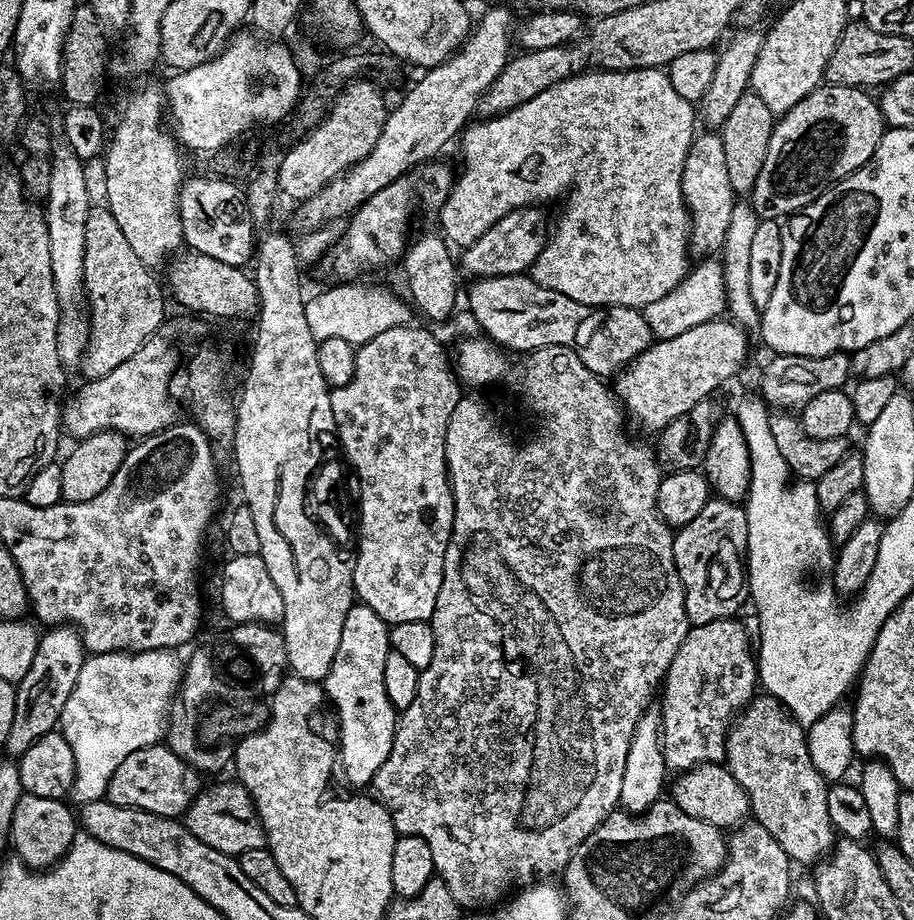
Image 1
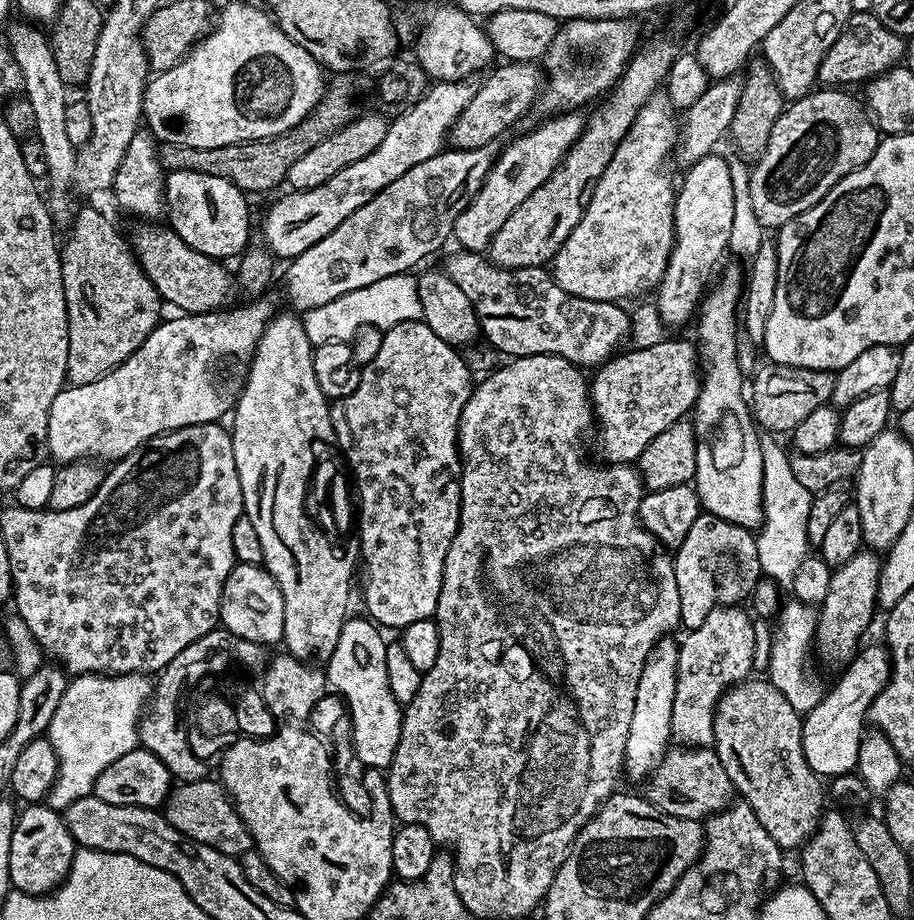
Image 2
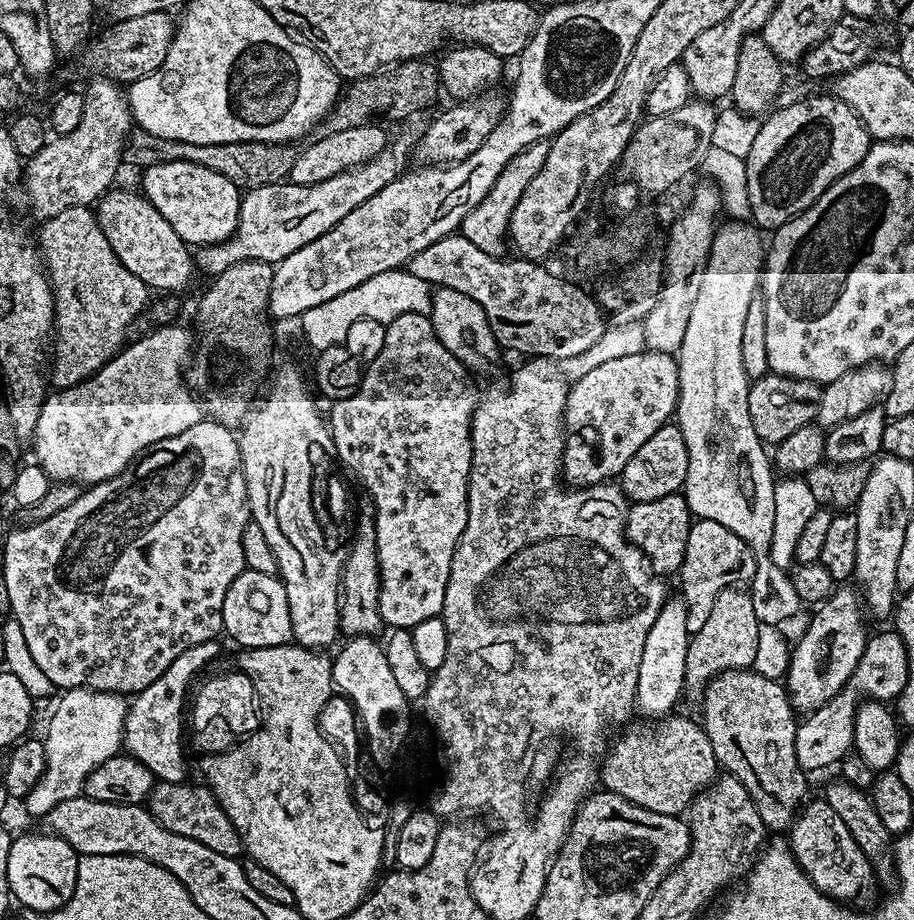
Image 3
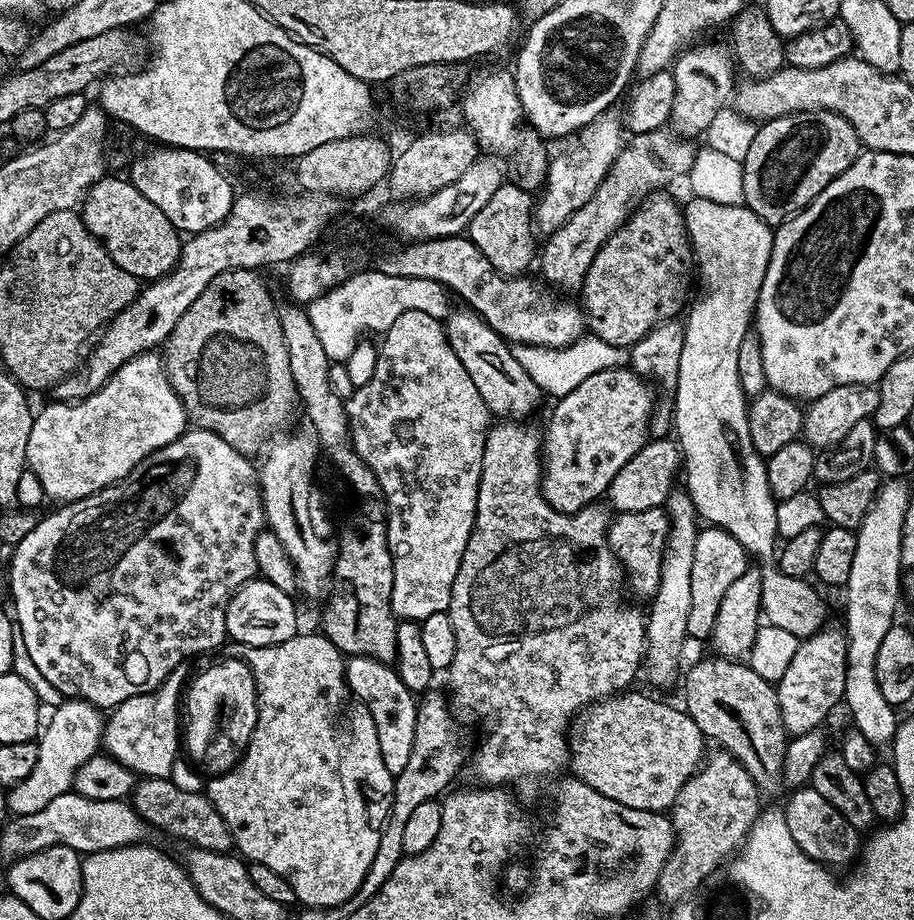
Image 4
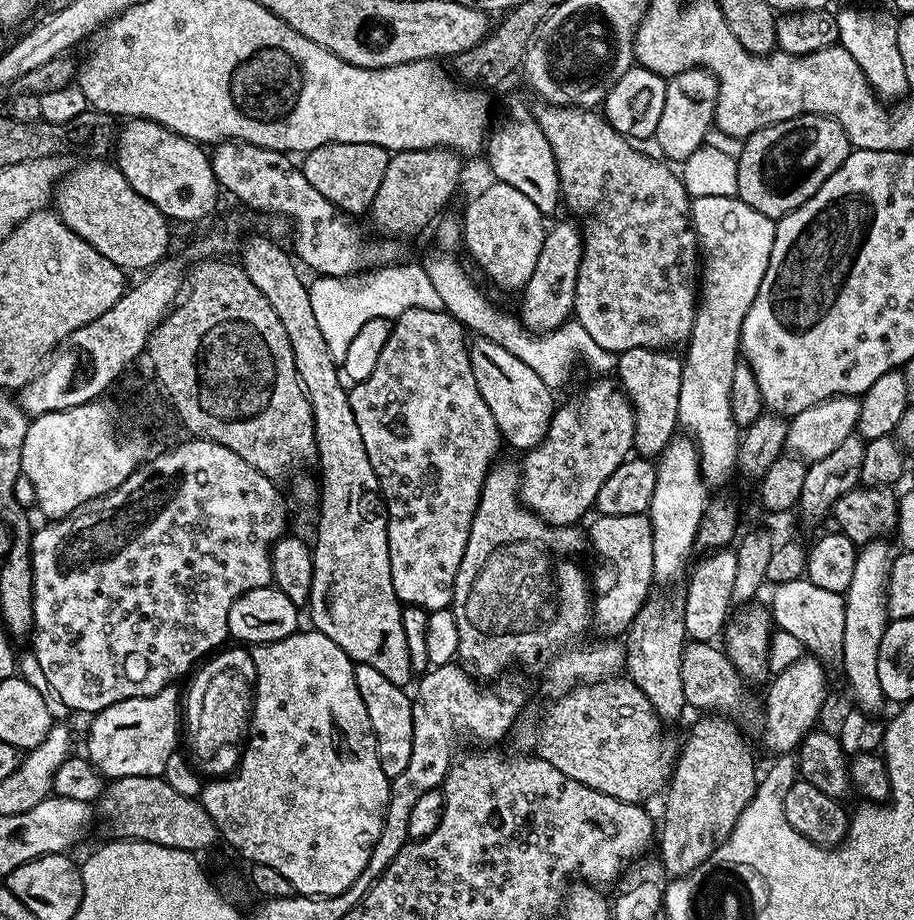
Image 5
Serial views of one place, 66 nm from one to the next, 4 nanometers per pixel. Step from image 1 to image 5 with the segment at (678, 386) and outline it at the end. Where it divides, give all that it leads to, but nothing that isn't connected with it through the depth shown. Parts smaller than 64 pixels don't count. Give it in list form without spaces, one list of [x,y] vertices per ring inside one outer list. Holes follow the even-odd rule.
[[[596,378],[589,388],[584,388],[573,400],[557,407],[548,424],[546,438],[536,448],[527,449],[523,453],[524,464],[520,470],[520,500],[525,508],[535,512],[547,524],[558,526],[576,526],[580,519],[595,505],[598,490],[602,490],[602,482],[618,470],[624,461],[629,459],[634,442],[634,410],[628,396],[619,383],[612,378]]]

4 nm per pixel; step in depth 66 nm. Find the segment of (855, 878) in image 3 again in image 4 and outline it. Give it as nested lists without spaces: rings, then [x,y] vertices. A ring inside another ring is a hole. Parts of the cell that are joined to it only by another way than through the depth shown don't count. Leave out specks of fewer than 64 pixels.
[[[811,786],[799,787],[791,795],[784,804],[782,815],[790,830],[790,838],[798,842],[800,849],[825,866],[848,864],[851,860],[853,863],[862,848],[858,829],[850,826],[850,822],[846,822],[846,818],[842,818],[842,814],[838,814],[838,810],[834,810],[834,806],[830,806],[830,802],[826,802],[826,798]]]

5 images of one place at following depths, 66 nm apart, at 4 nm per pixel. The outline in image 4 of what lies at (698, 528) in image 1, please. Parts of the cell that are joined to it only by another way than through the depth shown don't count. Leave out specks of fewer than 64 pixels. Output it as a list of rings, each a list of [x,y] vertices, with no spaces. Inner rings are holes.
[[[704,526],[696,533],[693,566],[690,569],[691,605],[688,636],[707,641],[712,635],[722,594],[750,567],[750,556],[724,528]]]

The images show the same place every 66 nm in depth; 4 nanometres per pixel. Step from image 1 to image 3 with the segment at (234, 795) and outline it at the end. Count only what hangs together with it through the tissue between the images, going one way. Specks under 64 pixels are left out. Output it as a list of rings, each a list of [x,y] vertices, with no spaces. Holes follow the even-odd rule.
[[[159,781],[153,787],[146,807],[154,819],[162,822],[166,830],[174,830],[174,834],[182,834],[182,838],[194,838],[194,842],[202,842],[202,846],[210,846],[210,850],[218,854],[239,857],[244,852],[244,844],[234,822],[226,818],[226,810],[222,810],[212,789],[203,783],[200,784]]]

